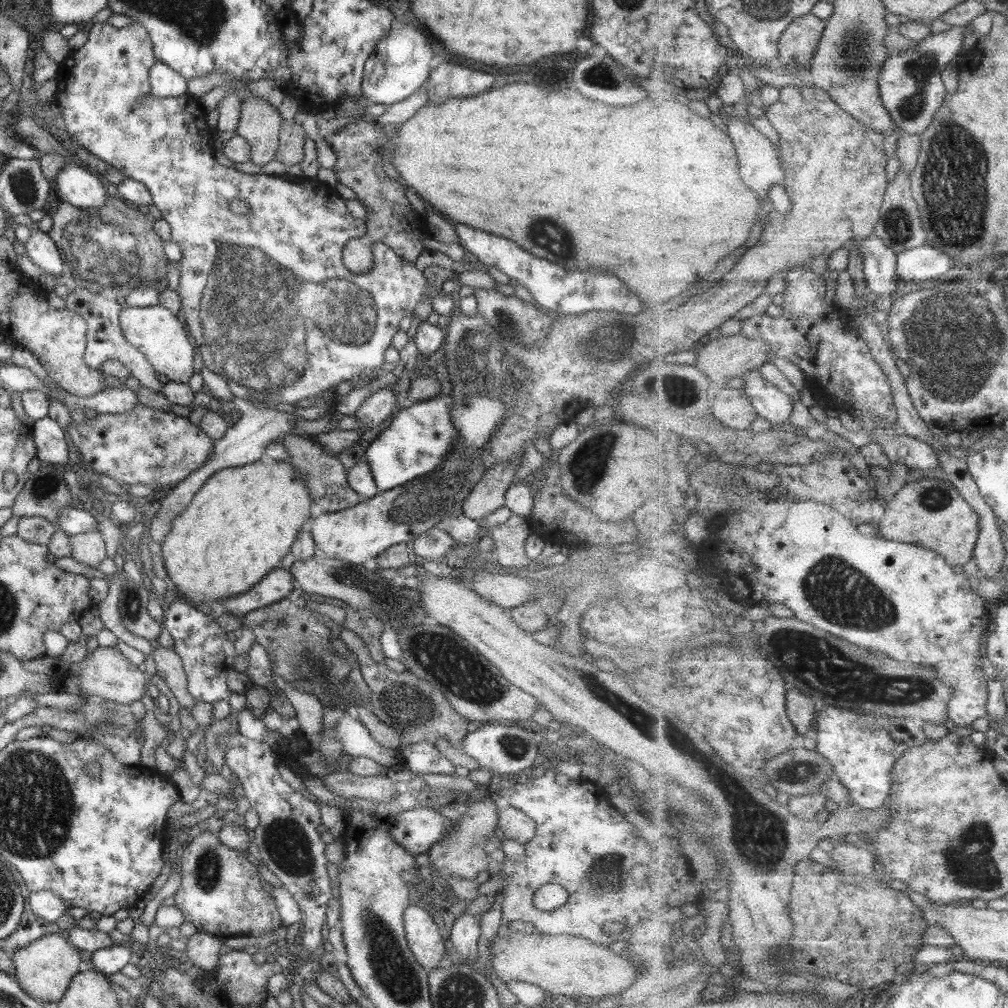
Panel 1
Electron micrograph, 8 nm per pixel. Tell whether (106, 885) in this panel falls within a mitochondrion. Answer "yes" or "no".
no

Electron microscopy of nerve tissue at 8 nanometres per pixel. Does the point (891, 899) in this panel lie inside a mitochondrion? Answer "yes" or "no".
no

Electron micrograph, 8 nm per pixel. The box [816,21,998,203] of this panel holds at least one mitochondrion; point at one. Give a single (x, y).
(922, 70)

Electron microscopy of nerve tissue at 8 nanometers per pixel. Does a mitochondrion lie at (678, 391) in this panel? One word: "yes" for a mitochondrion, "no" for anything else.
yes

